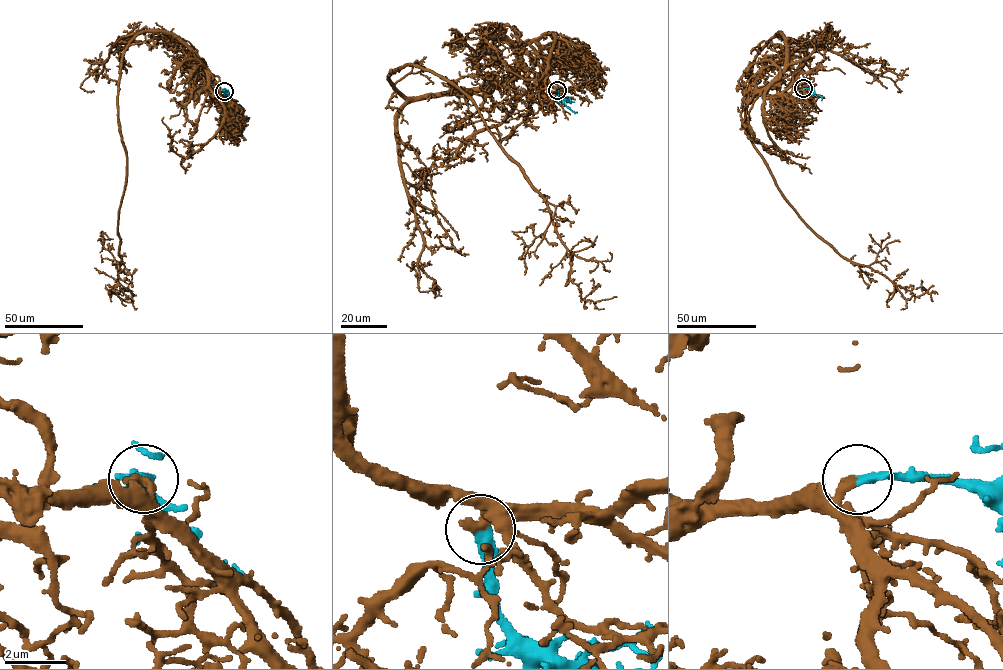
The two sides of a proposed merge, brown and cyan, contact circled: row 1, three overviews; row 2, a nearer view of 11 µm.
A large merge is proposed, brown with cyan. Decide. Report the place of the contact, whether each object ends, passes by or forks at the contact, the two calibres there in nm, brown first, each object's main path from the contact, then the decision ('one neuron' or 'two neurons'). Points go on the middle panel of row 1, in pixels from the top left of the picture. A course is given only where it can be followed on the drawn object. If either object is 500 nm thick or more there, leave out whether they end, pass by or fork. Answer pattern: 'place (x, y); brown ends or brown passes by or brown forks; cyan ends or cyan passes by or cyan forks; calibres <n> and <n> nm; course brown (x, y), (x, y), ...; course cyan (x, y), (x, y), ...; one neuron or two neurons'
place (557, 90); brown ends; cyan ends; calibres 360 and 320 nm; course brown (557, 90), (512, 108), (510, 82), (404, 97), (388, 77), (414, 64), (469, 96), (592, 288); course cyan (557, 90), (564, 104), (576, 112); one neuron

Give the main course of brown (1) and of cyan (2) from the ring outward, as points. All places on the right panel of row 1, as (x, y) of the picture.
1: (803, 88), (806, 59), (775, 34), (746, 127), (781, 195), (840, 255), (915, 296), (922, 281)
2: (803, 88), (808, 88), (821, 100)

